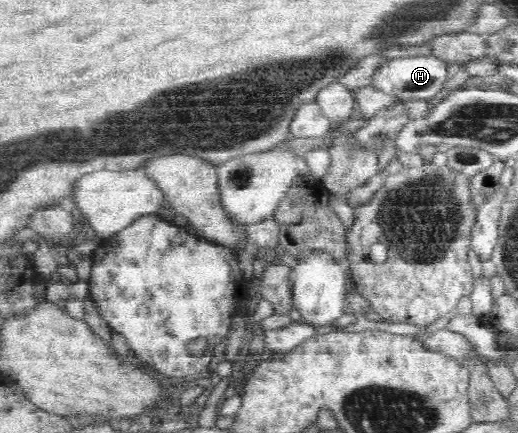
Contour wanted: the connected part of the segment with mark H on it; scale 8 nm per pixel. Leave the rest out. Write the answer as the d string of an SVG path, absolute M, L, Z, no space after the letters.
M434 54L430 56L409 56L406 58L389 59L378 70L372 86L390 94L397 94L403 100L417 101L429 99L437 95L449 81L449 64Z

